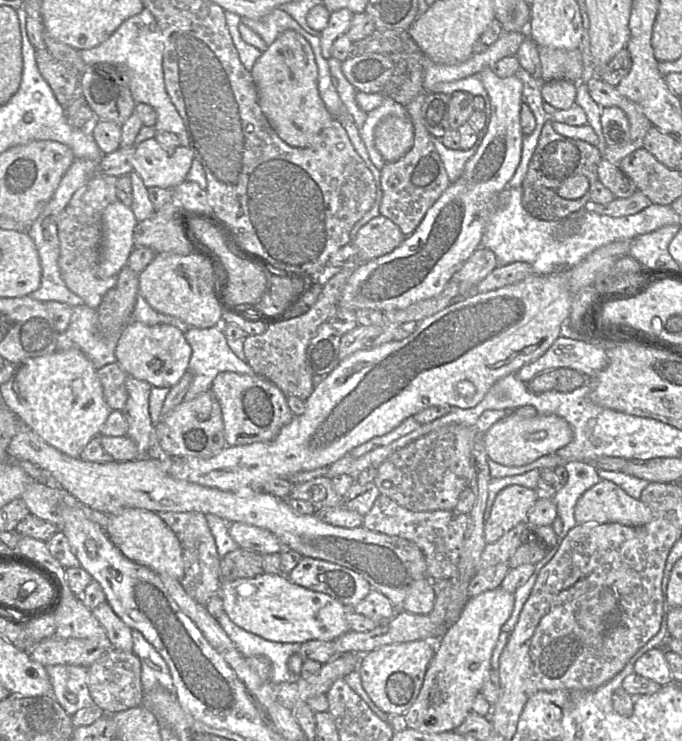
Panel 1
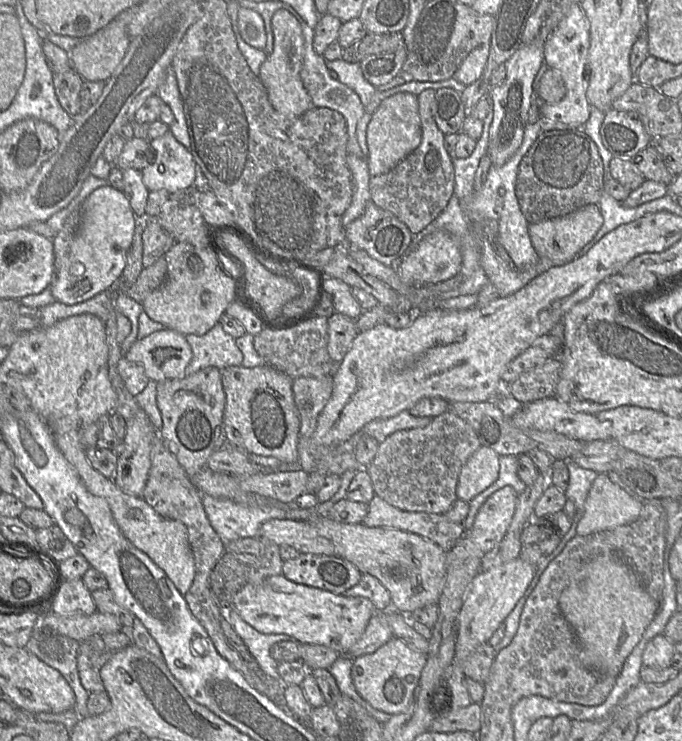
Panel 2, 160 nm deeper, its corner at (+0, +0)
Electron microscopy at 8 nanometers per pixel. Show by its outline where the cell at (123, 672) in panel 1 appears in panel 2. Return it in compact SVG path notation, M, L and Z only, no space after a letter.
M129 632L95 634L80 642L77 667L81 683L89 693L105 691L100 670L119 650L132 645Z

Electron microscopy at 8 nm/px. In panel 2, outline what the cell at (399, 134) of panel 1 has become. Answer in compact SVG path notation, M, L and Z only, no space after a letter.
M408 92L394 94L383 100L367 127L367 165L371 177L385 174L421 143L422 131L418 112L418 98Z

